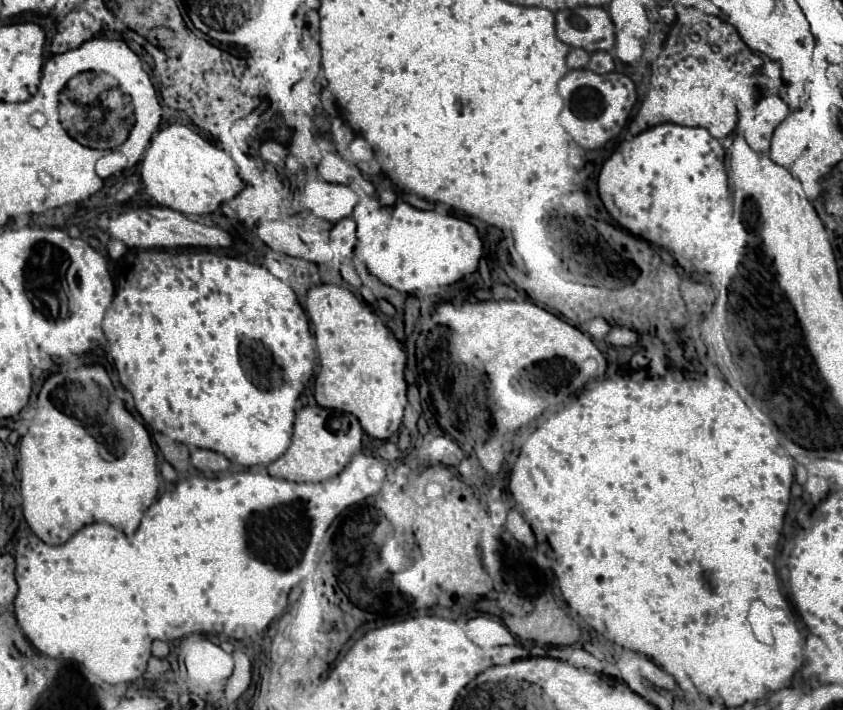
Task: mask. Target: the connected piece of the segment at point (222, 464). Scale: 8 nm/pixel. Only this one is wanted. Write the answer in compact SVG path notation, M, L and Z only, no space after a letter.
M192 449L190 461L200 471L226 471L230 467L230 461L224 455L218 455L210 449Z

